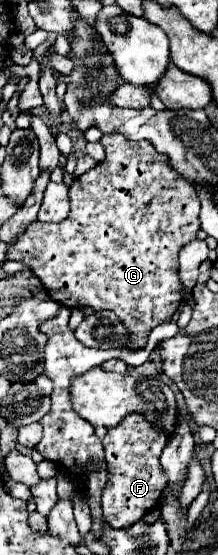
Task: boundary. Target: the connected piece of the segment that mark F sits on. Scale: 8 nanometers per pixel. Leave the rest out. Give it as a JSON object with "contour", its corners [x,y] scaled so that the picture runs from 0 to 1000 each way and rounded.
{"contour":[[[651,746],[578,750],[532,771],[505,771],[468,793],[495,832],[495,876],[468,886],[477,937],[514,951],[606,948],[670,919],[725,912],[734,886],[761,872],[761,858],[734,843],[734,818],[761,804],[761,782],[725,778]]]}

